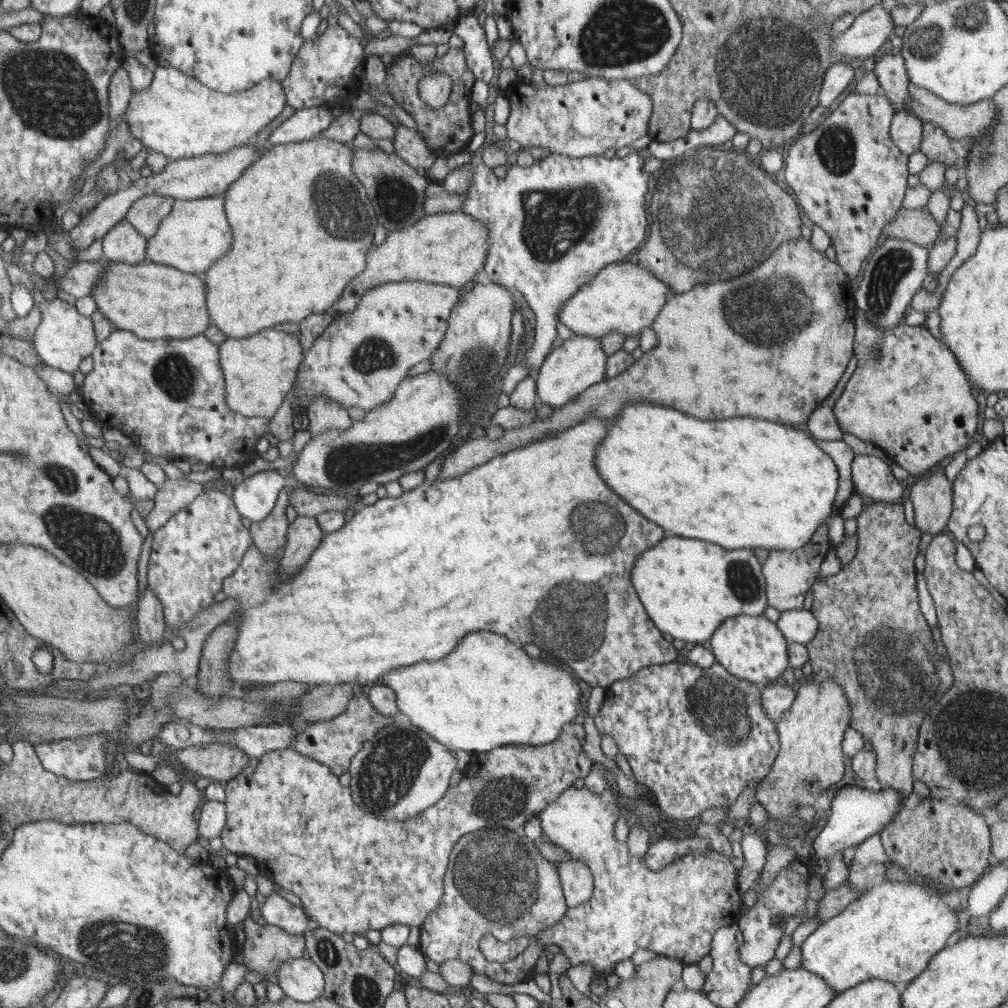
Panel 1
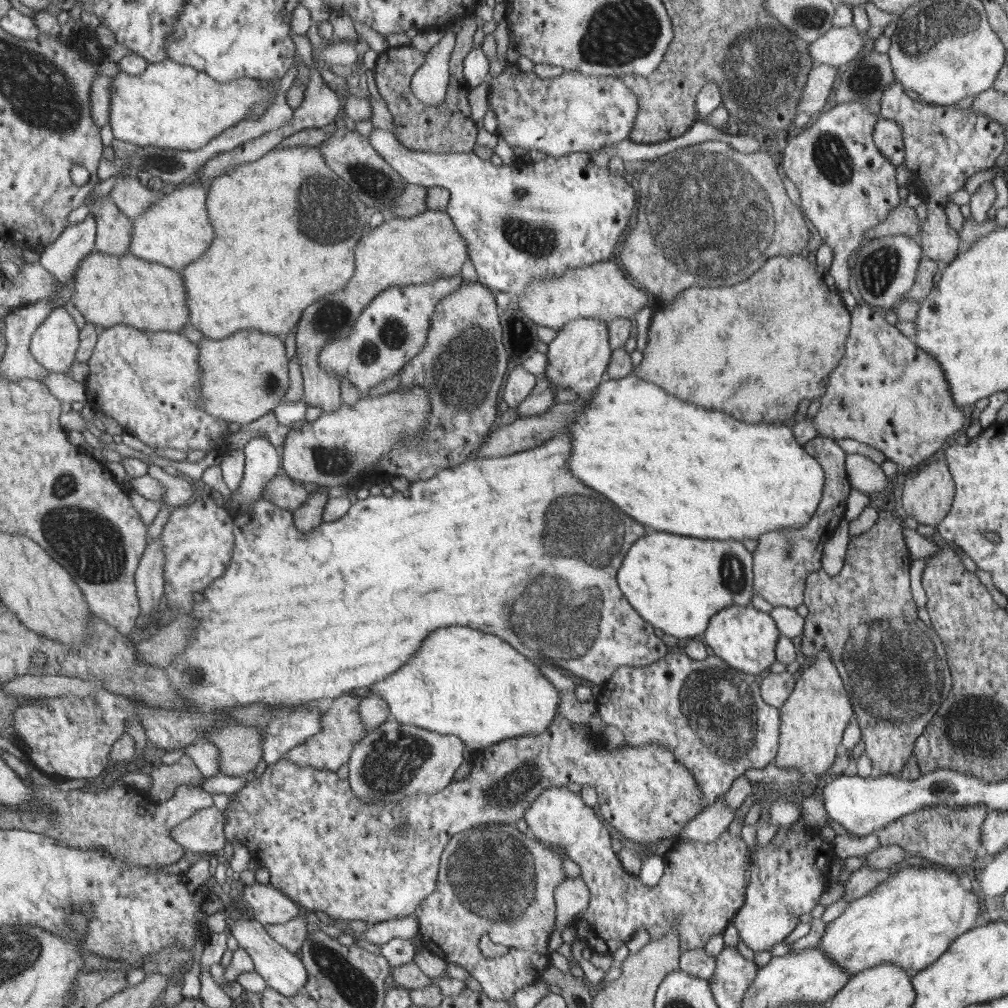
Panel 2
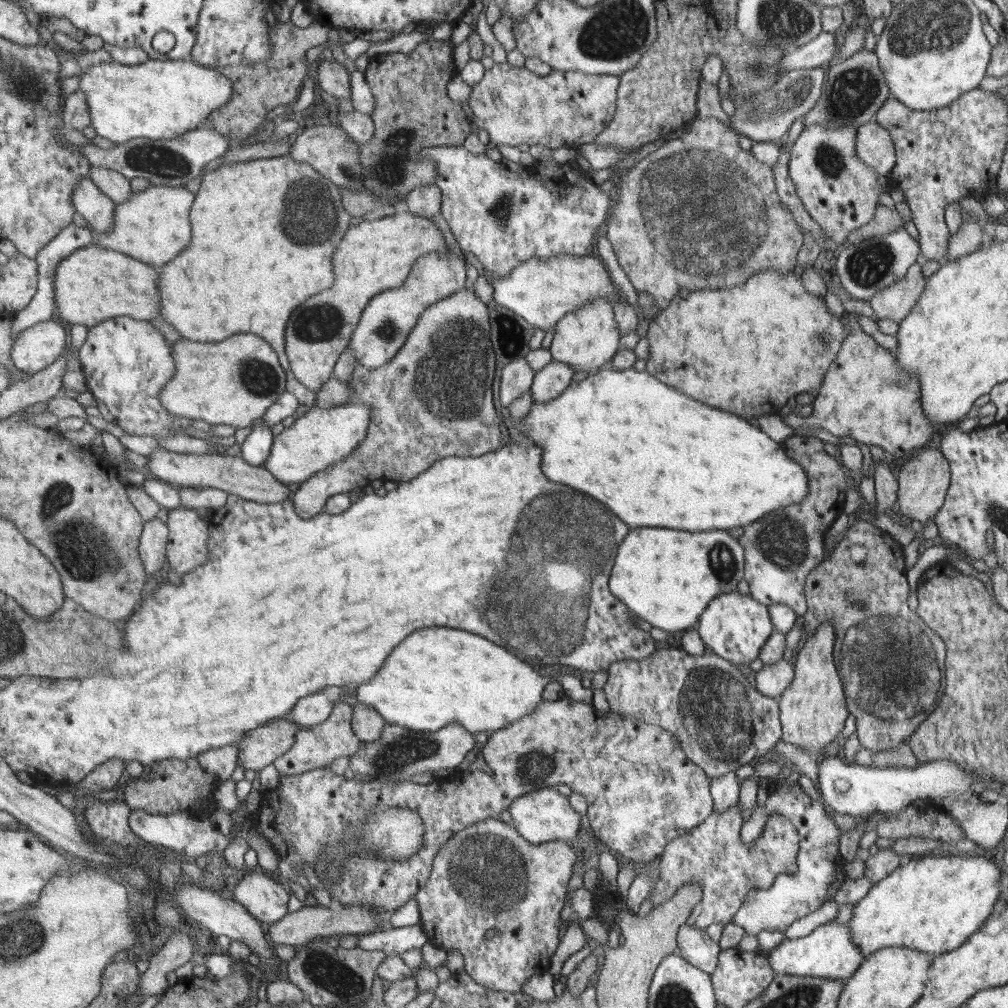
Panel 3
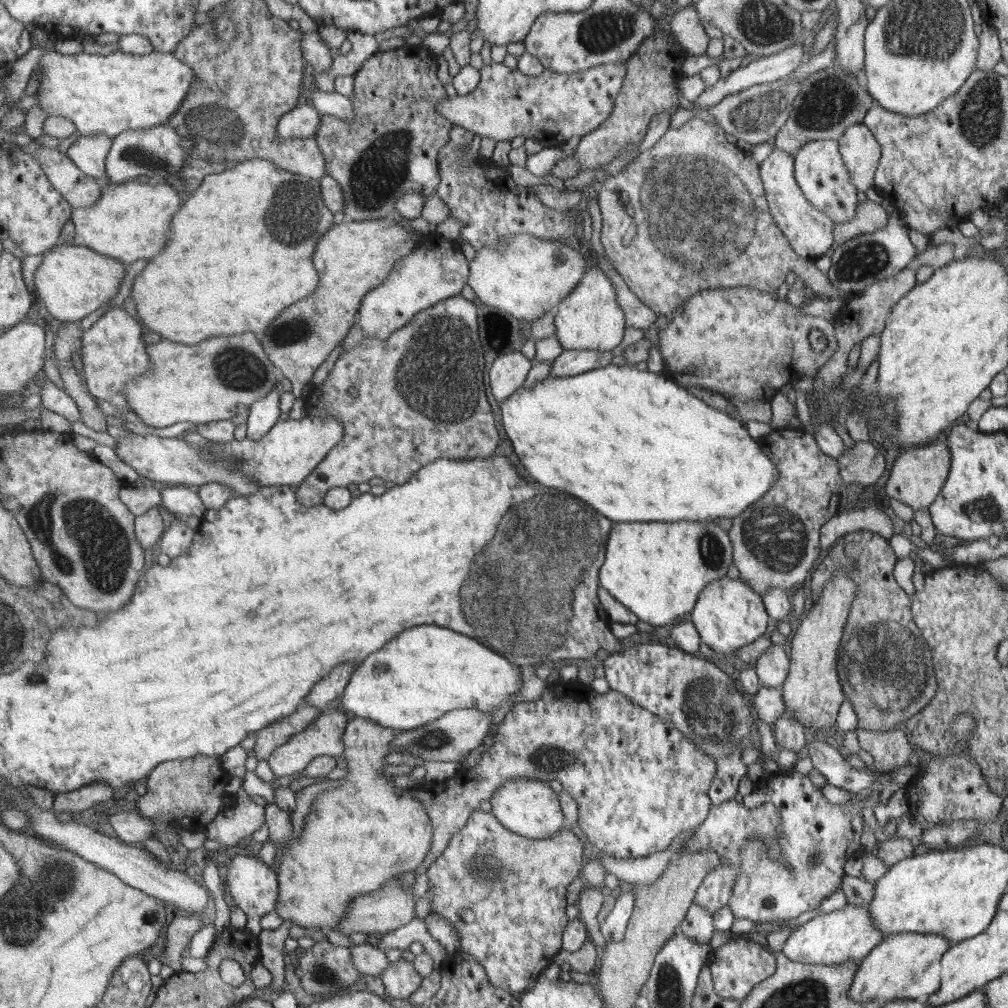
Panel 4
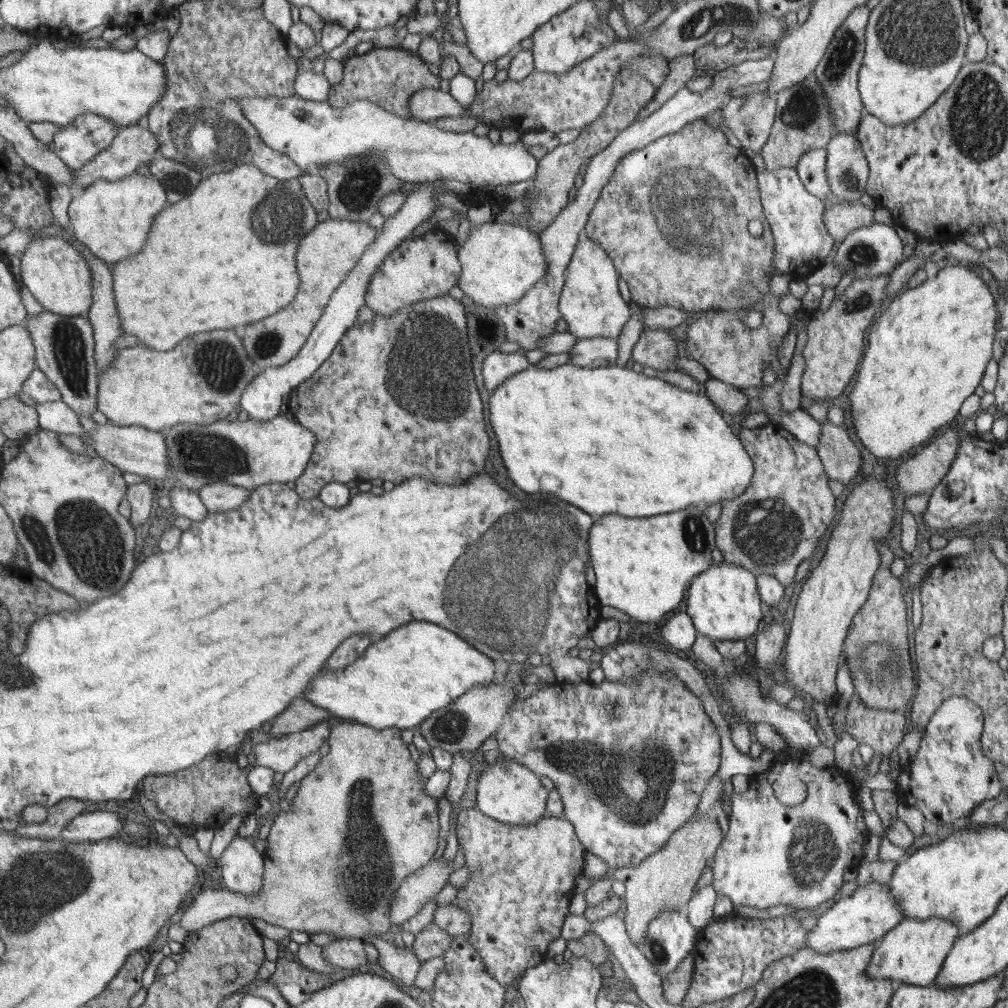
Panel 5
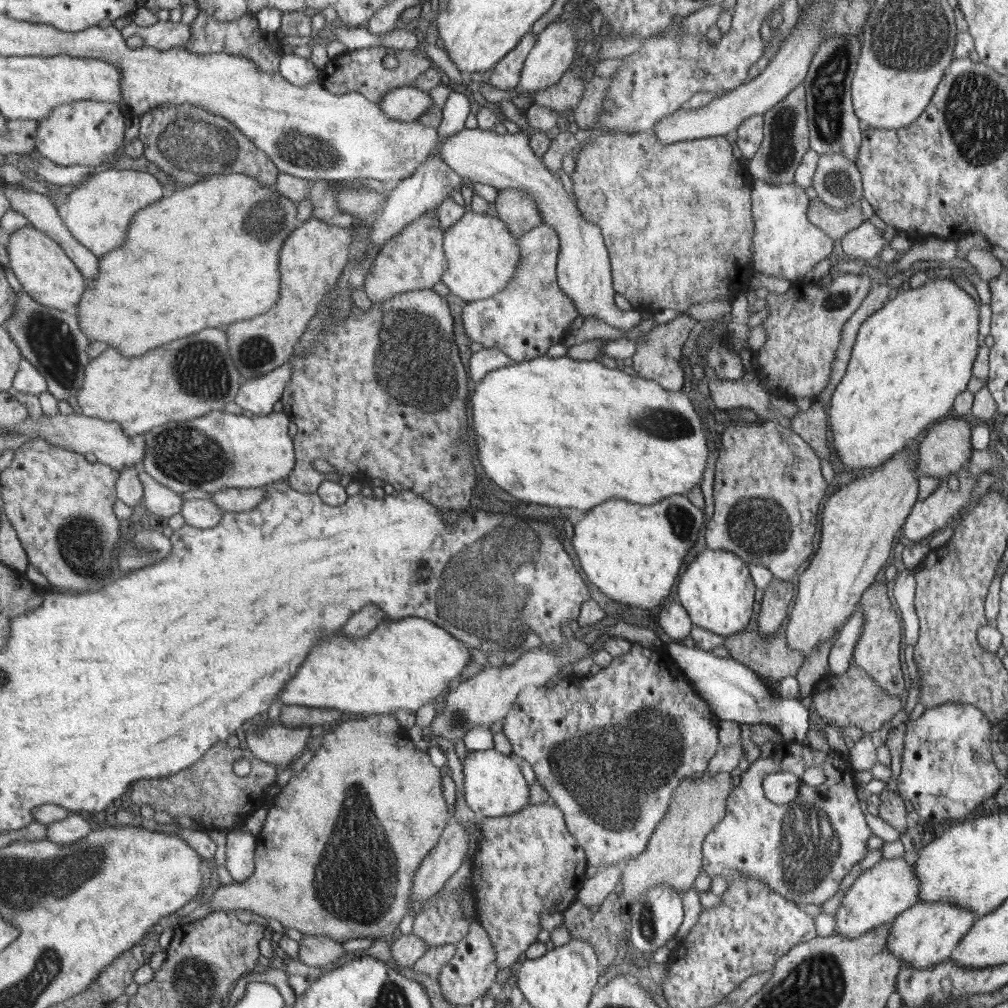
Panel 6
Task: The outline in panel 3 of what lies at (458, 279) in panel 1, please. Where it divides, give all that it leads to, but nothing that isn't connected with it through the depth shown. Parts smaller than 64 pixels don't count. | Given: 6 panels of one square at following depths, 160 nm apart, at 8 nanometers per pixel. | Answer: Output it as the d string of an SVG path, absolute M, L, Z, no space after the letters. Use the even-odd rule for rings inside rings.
M407 211L393 216L381 217L373 221L364 220L346 231L344 239L338 244L333 255L334 272L336 279L333 286L312 295L305 303L299 304L294 310L294 316L290 316L290 324L286 324L285 352L289 360L289 369L296 380L309 391L318 393L326 380L332 374L332 368L338 360L338 356L344 352L352 330L356 328L360 314L368 306L370 300L380 295L385 290L401 287L409 276L421 256L429 252L447 252L446 240L442 232L436 226L434 220Z

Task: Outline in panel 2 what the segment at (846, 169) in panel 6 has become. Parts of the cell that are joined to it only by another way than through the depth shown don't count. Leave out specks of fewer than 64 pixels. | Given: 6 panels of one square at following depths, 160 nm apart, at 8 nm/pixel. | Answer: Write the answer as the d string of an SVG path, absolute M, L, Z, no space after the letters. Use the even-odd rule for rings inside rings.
M879 118L874 124L872 140L894 166L898 167L903 164L905 160L904 140L902 140L902 130L896 122Z

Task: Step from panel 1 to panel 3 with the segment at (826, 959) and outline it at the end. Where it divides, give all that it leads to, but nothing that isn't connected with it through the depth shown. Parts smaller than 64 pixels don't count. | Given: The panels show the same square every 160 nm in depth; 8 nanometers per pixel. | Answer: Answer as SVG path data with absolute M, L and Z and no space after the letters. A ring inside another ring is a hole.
M959 854L911 859L906 866L898 866L886 878L873 883L867 895L854 904L847 927L865 957L882 948L899 946L935 957L959 948L986 922L1000 887L1000 869L986 857Z

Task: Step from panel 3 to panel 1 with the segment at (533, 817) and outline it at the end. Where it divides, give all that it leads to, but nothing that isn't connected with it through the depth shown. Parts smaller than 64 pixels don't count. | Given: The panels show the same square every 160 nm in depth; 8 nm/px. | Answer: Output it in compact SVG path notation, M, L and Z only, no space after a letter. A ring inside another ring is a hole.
M585 786L568 790L539 812L544 834L551 842L571 854L572 860L580 860L589 866L596 882L592 898L574 910L565 912L560 923L547 928L542 944L558 946L559 951L570 960L571 966L590 962L595 976L605 972L614 973L618 962L632 958L638 948L652 950L657 954L680 961L683 965L698 963L711 951L714 933L722 927L738 922L742 915L742 895L737 883L738 870L732 864L730 852L722 853L710 849L708 855L694 854L693 851L680 856L674 862L654 871L648 868L645 858L632 858L626 842L614 838L614 824L620 818L619 792L614 786L607 786L600 794L593 793Z

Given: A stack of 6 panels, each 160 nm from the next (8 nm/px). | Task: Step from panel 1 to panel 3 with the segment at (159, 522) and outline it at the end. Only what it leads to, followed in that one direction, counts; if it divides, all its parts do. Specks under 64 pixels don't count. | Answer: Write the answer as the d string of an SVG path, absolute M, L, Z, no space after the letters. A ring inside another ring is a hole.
M178 487L182 506L213 513L224 506L229 495L226 491L210 487Z

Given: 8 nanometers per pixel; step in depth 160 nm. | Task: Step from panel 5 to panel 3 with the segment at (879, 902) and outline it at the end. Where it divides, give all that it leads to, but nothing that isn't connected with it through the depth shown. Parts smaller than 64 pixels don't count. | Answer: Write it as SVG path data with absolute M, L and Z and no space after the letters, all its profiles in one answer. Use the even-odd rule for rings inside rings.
M830 921L818 926L807 936L794 939L784 937L783 941L769 953L768 959L774 975L794 974L845 980L858 970L865 956L853 943L847 923Z

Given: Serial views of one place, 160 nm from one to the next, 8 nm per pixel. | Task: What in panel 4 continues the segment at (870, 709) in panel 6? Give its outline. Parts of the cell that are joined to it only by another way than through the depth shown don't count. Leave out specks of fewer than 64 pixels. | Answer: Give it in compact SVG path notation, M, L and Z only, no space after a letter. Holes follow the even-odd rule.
M905 723L894 730L878 732L857 727L859 744L873 758L874 768L880 772L895 771L908 764L908 756L913 753L904 731Z

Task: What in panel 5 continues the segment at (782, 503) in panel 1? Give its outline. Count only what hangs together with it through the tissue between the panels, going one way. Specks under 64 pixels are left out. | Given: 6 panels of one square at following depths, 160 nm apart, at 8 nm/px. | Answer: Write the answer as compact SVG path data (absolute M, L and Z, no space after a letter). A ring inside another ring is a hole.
M569 362L565 365L559 366L558 368L553 368L552 370L546 370L545 368L536 368L535 365L531 365L526 370L522 372L514 373L514 376L508 376L508 379L504 381L504 384L498 386L496 390L490 393L490 426L494 428L494 434L498 438L498 444L500 444L500 454L502 454L502 460L504 460L504 466L508 470L508 476L512 478L512 482L516 486L520 486L524 492L528 494L536 494L536 492L546 492L546 494L552 494L554 498L560 498L560 500L566 500L578 508L582 508L584 512L590 514L594 522L597 522L598 518L602 518L604 515L608 514L619 514L620 516L628 516L630 518L646 518L650 516L662 515L668 512L676 512L677 510L684 510L688 506L696 507L696 504L704 504L702 507L707 507L711 504L722 503L723 500L734 500L737 496L740 496L747 488L750 486L753 470L754 461L751 460L750 455L747 453L745 446L741 443L738 434L732 432L732 428L728 425L728 422L724 420L724 417L720 415L715 404L705 395L698 394L698 392L684 391L679 387L672 386L660 378L650 378L650 376L644 375L644 373L634 372L632 369L628 369L625 366L612 365L611 367L600 367L600 368L580 368L579 366L574 366Z

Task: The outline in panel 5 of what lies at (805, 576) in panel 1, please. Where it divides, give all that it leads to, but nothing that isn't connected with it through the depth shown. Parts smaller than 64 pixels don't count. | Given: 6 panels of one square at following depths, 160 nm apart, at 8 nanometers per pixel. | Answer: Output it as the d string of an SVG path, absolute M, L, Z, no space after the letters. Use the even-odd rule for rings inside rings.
M770 422L760 428L743 428L742 431L738 433L738 436L740 437L741 443L745 446L747 453L750 455L751 460L754 461L753 477L750 486L740 496L737 496L734 500L723 500L721 503L722 514L720 515L718 522L715 523L717 548L722 552L725 562L739 564L746 570L749 570L755 577L759 574L773 576L780 584L784 585L787 589L790 589L795 584L796 569L799 564L803 560L812 558L817 542L824 532L828 530L828 526L834 522L834 518L836 518L837 507L835 497L830 487L828 487L830 478L825 471L822 459L816 448L798 440L790 431L787 431L782 425L776 422Z

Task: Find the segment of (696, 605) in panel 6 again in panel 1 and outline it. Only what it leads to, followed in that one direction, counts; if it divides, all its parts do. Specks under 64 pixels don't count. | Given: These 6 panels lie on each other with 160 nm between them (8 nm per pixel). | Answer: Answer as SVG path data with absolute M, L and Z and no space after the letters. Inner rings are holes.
M739 615L728 618L710 637L715 661L726 668L730 674L760 687L776 683L776 680L786 672L789 666L787 644L777 624L770 622L764 616Z

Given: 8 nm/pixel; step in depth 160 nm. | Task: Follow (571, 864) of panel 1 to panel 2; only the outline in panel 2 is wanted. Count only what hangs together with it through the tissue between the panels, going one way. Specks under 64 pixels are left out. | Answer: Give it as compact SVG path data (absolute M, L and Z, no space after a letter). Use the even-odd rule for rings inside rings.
M579 876L570 877L556 888L557 927L564 930L573 923L576 916L589 906L592 894L585 880Z

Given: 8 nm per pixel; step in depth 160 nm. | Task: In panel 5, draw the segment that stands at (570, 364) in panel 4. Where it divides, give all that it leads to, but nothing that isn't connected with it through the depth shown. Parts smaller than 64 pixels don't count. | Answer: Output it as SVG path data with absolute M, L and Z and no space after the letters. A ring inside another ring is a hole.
M584 338L569 350L569 363L580 368L611 367L616 365L617 356L616 338Z

